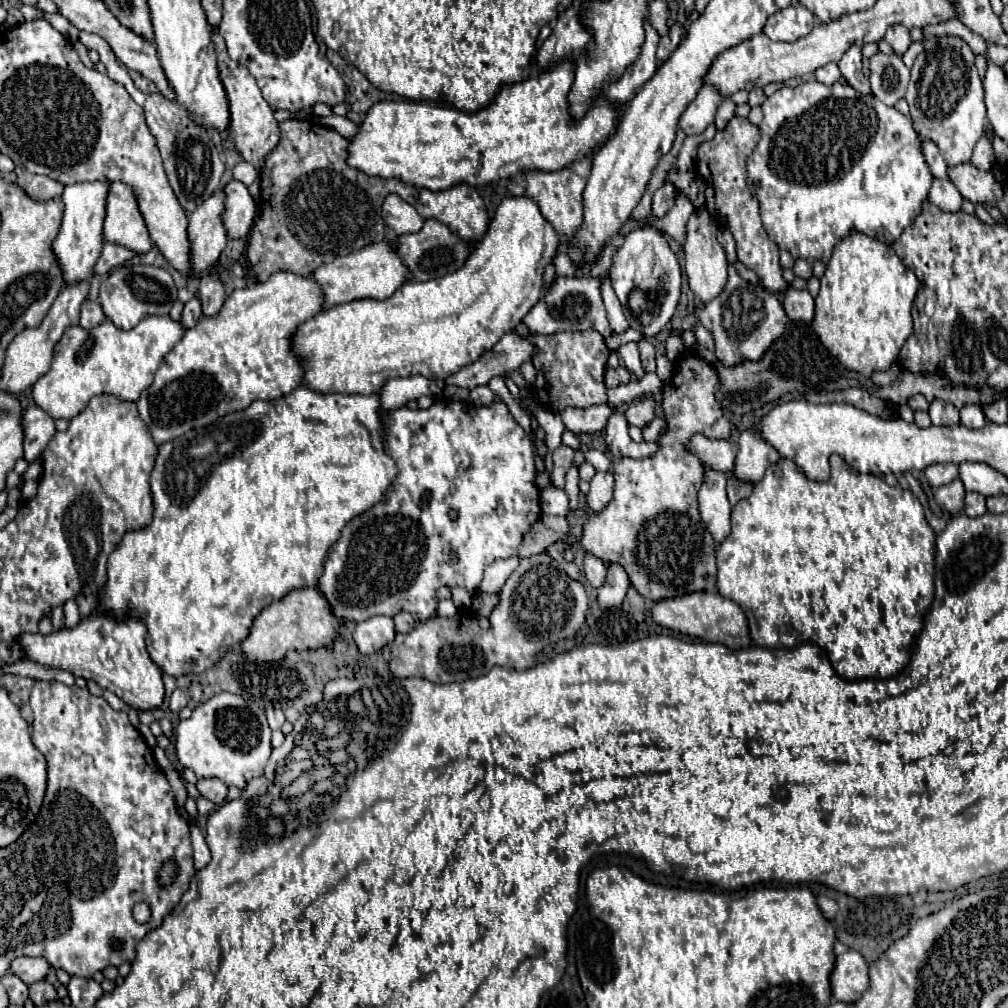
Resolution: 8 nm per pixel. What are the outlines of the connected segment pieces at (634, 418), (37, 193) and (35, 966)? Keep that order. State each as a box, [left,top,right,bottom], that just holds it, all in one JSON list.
[[625,398,655,428],[21,176,63,202],[11,956,49,984]]

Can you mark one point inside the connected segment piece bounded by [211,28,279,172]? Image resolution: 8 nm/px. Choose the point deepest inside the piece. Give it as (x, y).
(255, 132)

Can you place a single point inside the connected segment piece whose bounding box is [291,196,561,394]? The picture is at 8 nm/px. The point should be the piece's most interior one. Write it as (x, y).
(433, 328)

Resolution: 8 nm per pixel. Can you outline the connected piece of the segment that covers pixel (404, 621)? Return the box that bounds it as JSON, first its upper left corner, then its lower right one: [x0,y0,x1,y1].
[393,612,415,632]

